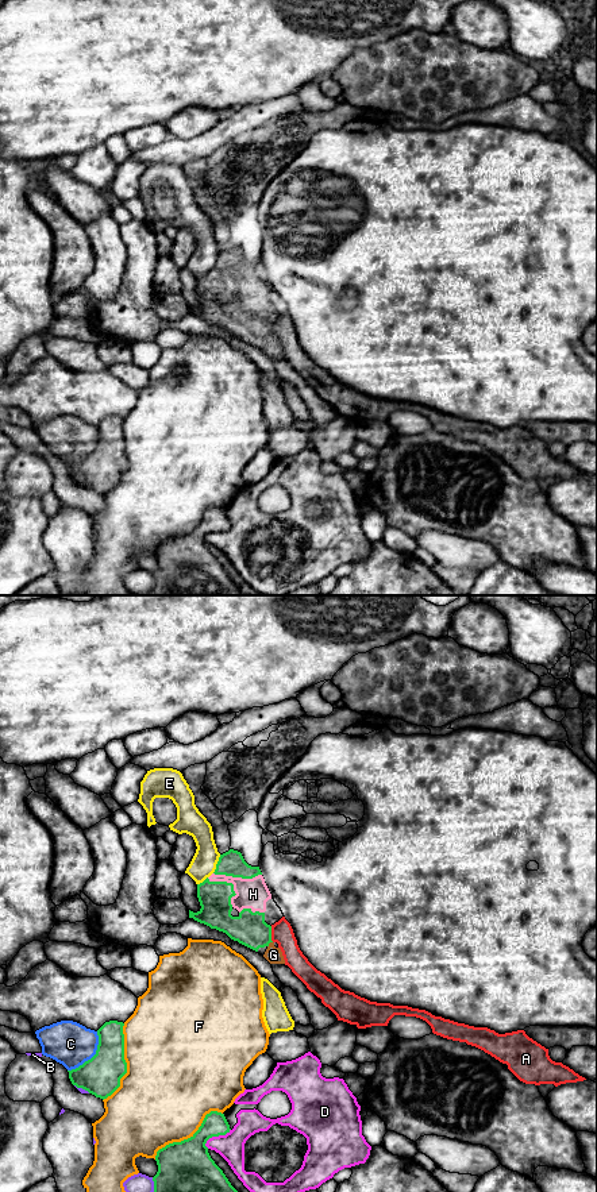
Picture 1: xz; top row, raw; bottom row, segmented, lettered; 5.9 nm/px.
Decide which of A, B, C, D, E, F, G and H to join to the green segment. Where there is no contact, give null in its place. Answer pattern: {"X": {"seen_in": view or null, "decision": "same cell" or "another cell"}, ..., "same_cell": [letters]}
{"A": {"seen_in": "xz", "decision": "another cell"}, "B": {"seen_in": "xz", "decision": "another cell"}, "C": {"seen_in": "xz", "decision": "another cell"}, "D": {"seen_in": "xz", "decision": "another cell"}, "E": {"seen_in": "xz", "decision": "another cell"}, "F": {"seen_in": "xz", "decision": "another cell"}, "G": {"seen_in": "xz", "decision": "same cell"}, "H": {"seen_in": "xz", "decision": "same cell"}, "same_cell": ["G", "H"]}

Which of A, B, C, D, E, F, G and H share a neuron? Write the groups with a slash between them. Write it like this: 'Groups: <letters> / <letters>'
Groups: A / B / C / D / E / F / G H

